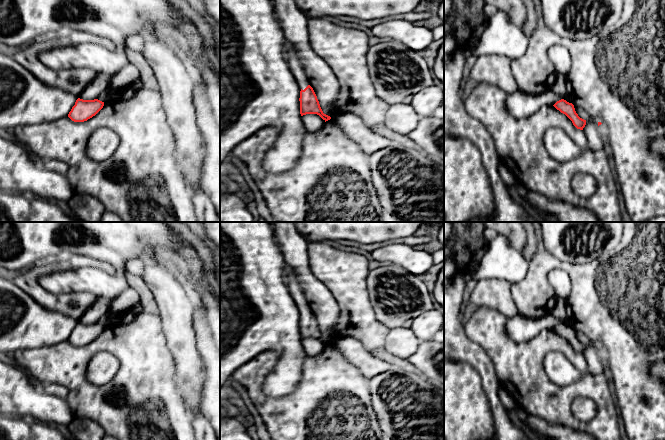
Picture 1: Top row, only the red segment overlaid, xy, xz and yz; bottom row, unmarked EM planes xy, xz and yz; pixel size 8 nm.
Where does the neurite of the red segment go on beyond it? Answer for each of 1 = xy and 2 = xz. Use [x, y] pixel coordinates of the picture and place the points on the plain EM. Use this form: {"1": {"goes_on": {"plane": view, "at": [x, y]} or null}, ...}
{"1": {"goes_on": null}, "2": {"goes_on": {"plane": "xz", "at": [295, 288]}}}

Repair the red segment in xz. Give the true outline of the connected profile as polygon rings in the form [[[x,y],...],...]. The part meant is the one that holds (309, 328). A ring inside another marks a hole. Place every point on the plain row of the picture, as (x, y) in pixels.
[[[290,268],[287,276],[286,284],[301,313],[299,322],[301,340],[306,338],[317,338],[325,346],[330,344],[331,341],[323,337],[317,320],[313,312],[309,309],[309,304],[305,297],[302,285],[298,280],[298,274],[292,268]]]

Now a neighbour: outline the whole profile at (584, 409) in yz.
[[[585,397],[576,398],[572,404],[572,410],[574,416],[583,422],[589,422],[597,413],[595,402]]]

